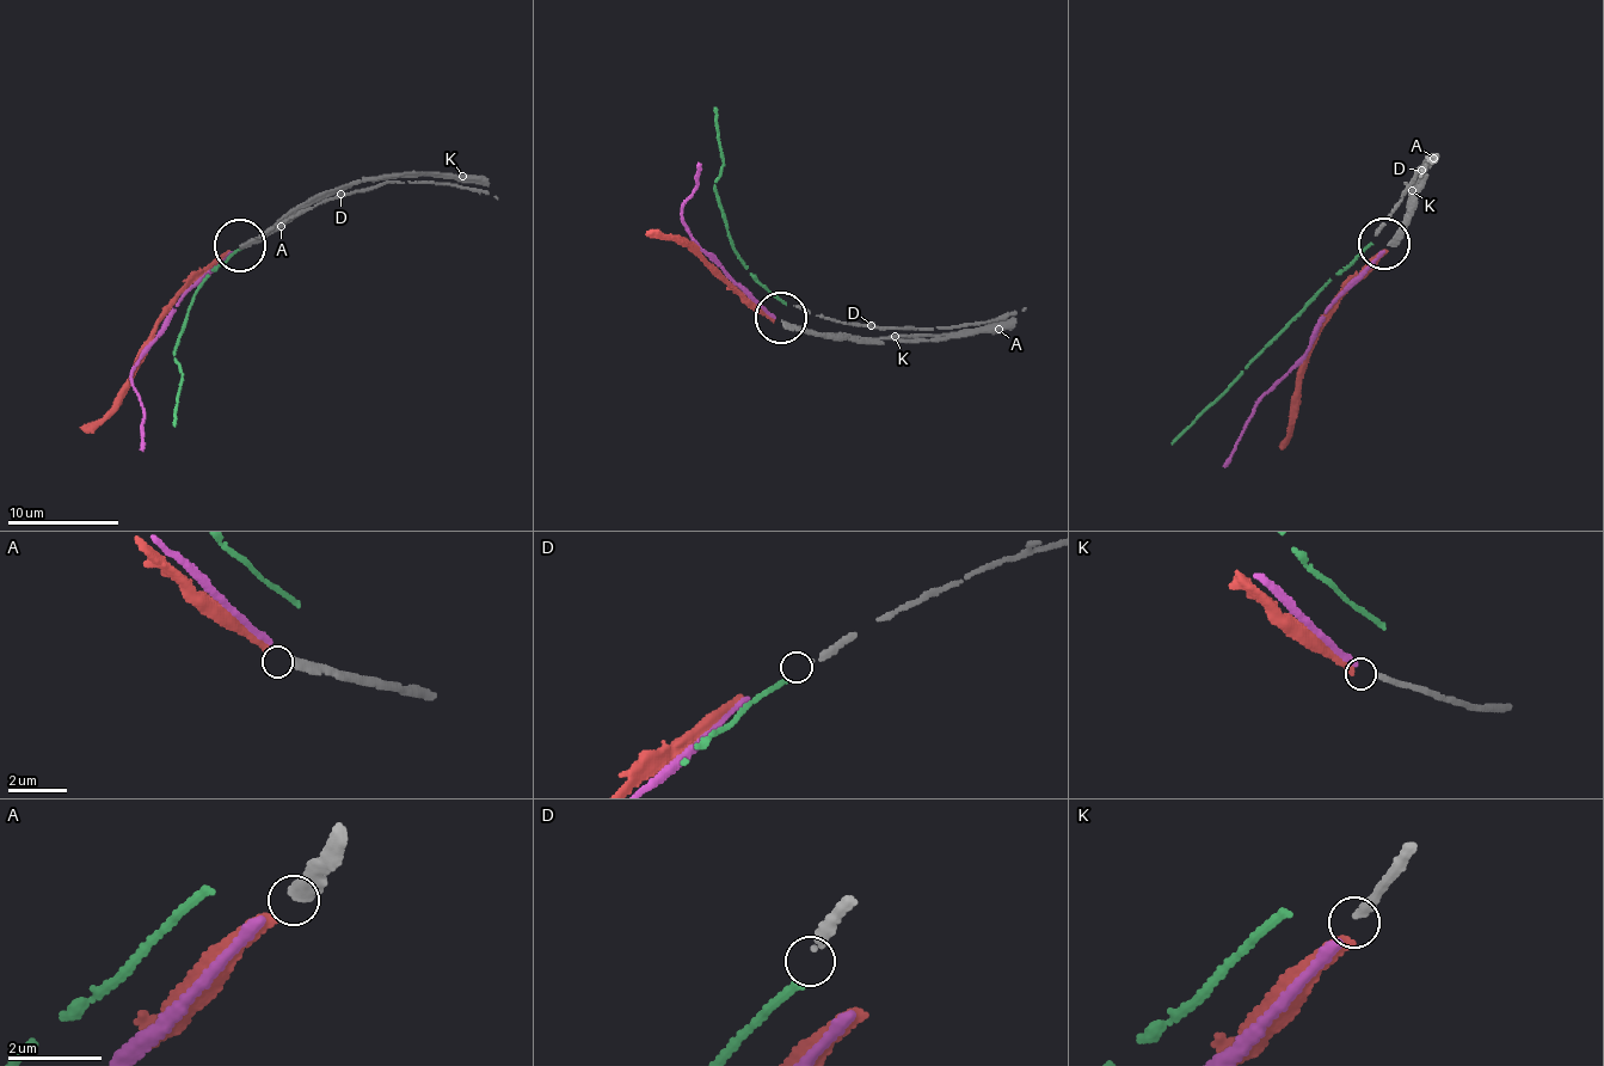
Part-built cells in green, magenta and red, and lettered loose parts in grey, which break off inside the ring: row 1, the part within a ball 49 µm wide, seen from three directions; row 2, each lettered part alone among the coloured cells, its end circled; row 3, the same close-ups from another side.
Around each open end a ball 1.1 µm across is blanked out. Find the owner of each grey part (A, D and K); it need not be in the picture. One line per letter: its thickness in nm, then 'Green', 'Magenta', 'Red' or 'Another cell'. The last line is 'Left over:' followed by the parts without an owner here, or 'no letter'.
A: Thickness 280 nm. Red
D: Thickness 190 nm. Another cell
K: Thickness 150 nm. Magenta
Left over: D

